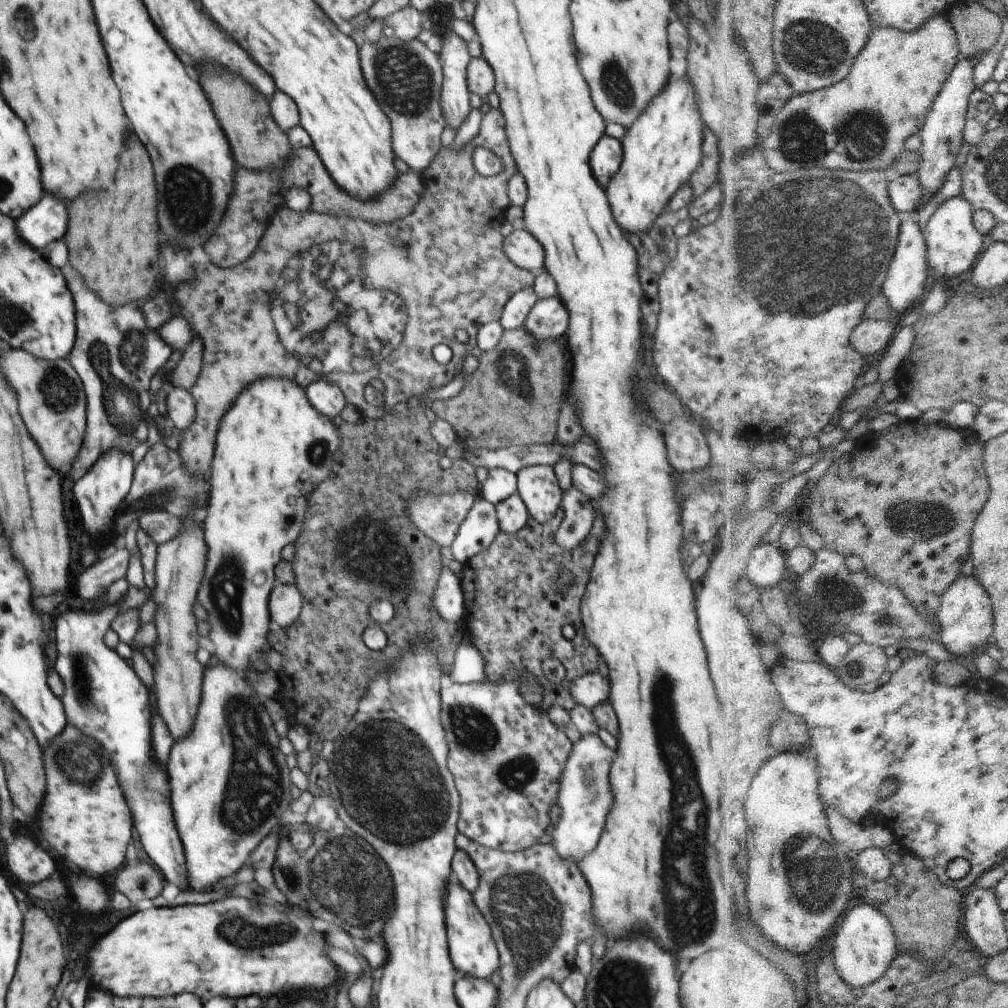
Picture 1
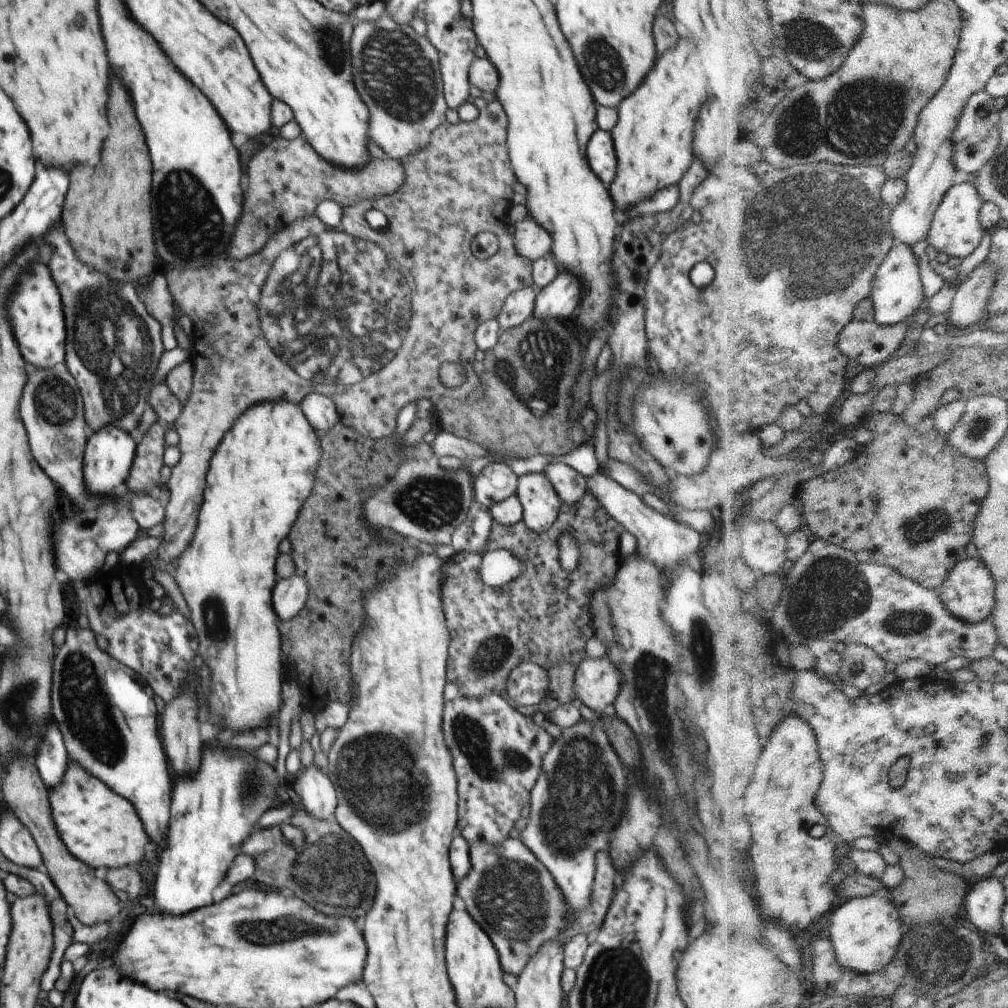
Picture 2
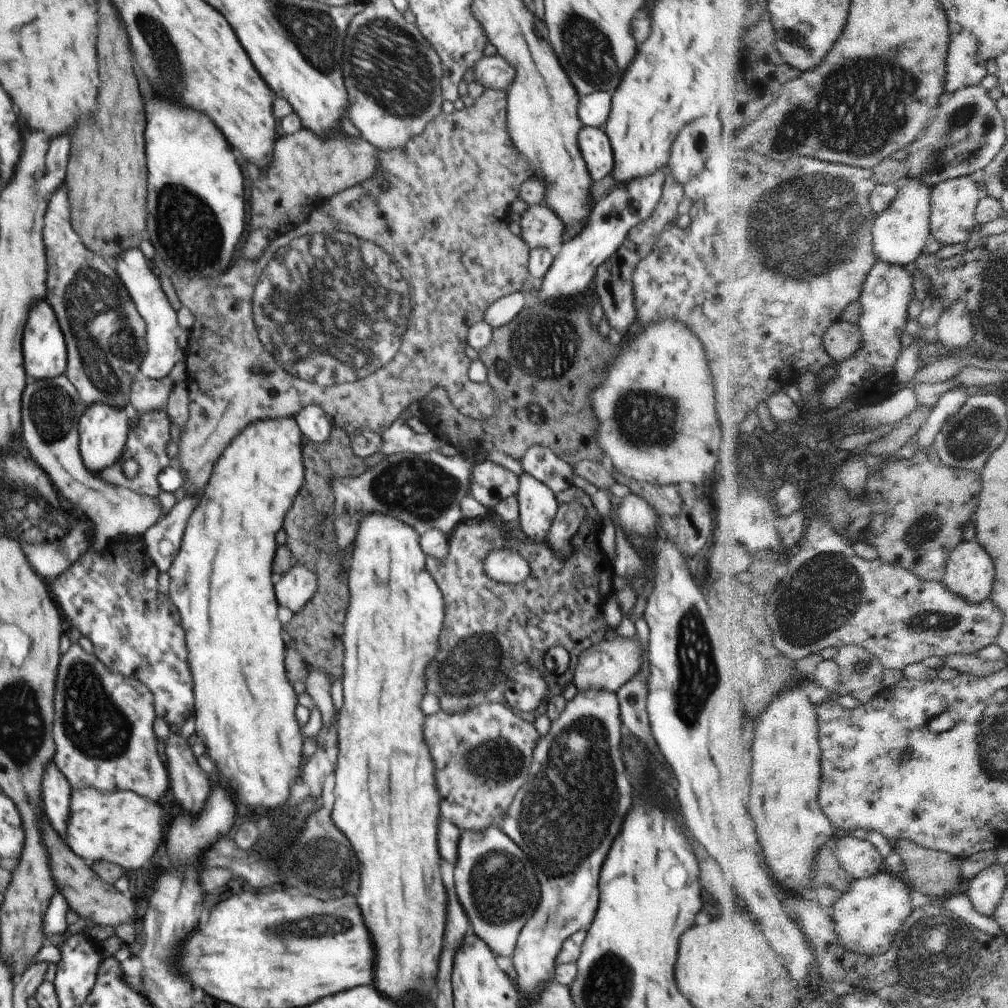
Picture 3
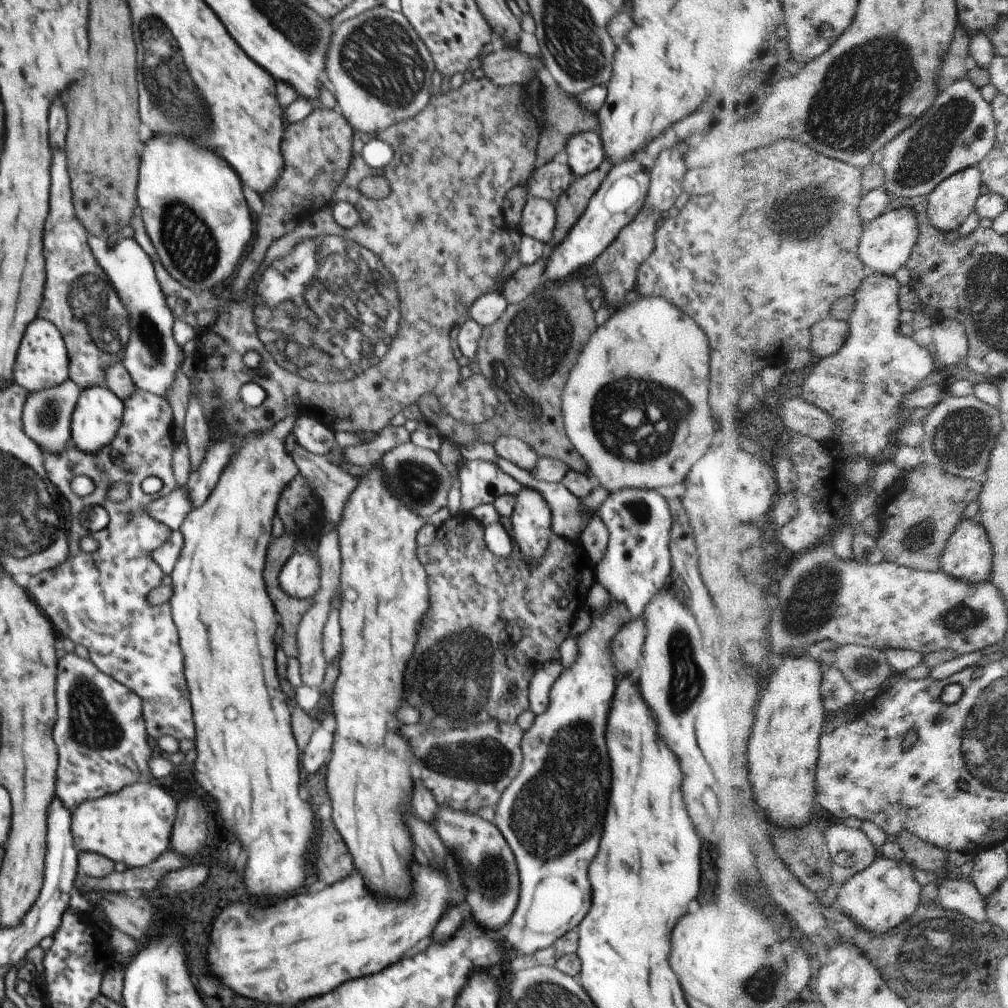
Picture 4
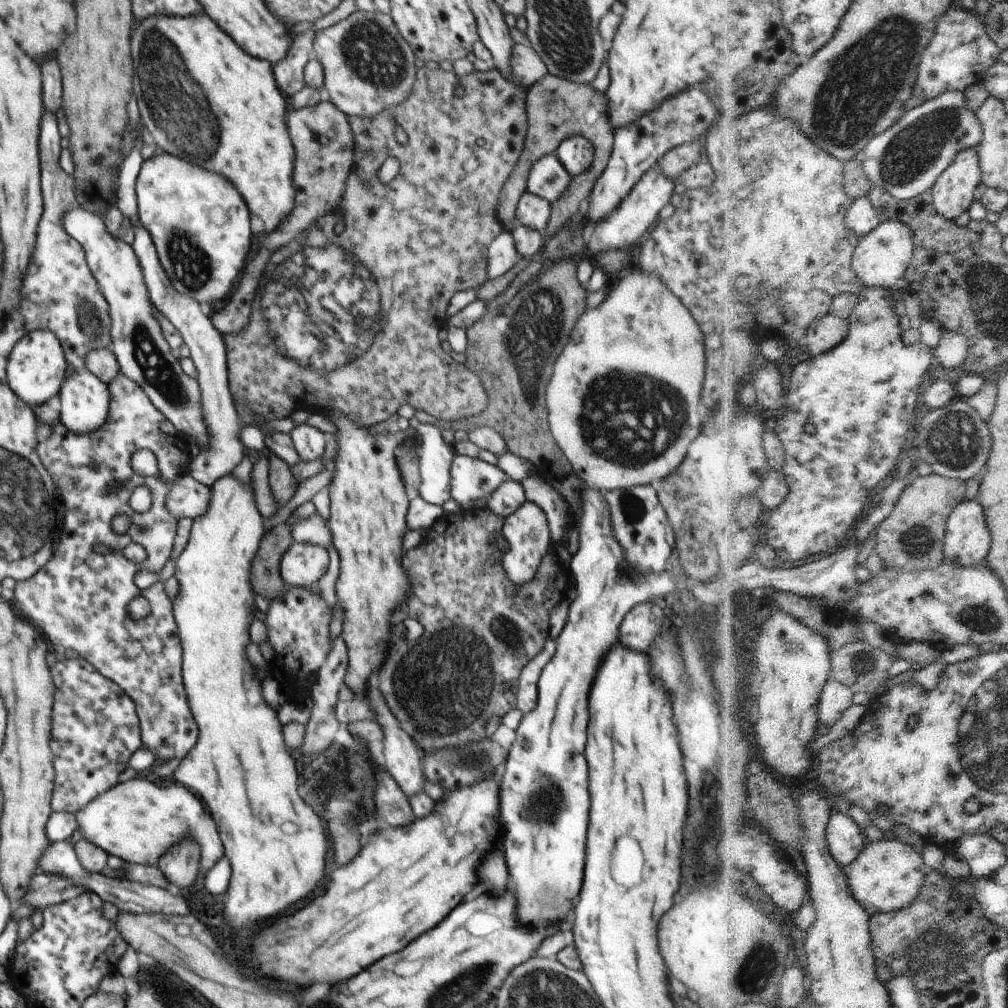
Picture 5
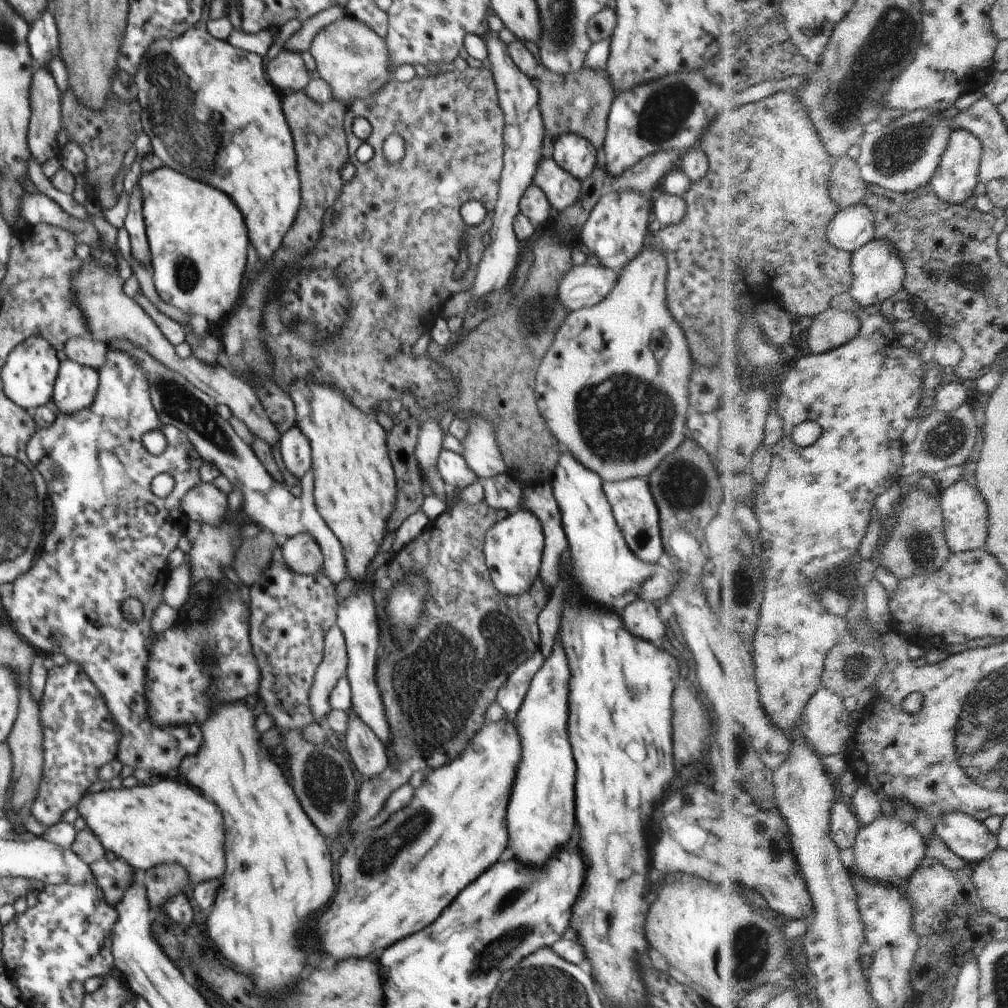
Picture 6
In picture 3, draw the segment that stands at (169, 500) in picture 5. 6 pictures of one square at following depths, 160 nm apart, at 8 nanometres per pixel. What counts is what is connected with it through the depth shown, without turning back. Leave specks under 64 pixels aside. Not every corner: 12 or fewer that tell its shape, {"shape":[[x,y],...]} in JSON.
{"shape":[[66,374],[28,378],[22,442],[96,527],[97,548],[143,535],[157,496],[81,460],[87,406]]}

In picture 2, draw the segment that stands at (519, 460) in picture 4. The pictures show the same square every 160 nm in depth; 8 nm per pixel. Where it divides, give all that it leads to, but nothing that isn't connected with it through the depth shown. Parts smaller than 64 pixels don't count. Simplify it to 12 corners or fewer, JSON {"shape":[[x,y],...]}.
{"shape":[[552,462],[544,474],[569,507],[588,492],[587,478]]}

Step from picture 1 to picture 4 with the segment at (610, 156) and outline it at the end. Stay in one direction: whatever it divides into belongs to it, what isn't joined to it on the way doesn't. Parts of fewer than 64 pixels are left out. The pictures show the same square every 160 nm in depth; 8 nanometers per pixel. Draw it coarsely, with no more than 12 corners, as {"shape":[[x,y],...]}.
{"shape":[[594,131],[573,134],[566,148],[578,178],[606,158]]}

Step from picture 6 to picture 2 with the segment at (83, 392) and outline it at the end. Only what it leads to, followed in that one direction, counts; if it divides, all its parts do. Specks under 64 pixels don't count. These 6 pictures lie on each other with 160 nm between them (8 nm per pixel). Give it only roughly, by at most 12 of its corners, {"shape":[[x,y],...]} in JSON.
{"shape":[[114,425],[90,436],[82,456],[95,497],[126,486],[137,445]]}

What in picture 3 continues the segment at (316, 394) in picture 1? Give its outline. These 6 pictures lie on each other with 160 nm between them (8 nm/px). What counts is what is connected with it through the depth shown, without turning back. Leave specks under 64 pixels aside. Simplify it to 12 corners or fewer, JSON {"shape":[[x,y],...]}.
{"shape":[[311,402],[294,417],[305,440],[321,443],[333,425]]}

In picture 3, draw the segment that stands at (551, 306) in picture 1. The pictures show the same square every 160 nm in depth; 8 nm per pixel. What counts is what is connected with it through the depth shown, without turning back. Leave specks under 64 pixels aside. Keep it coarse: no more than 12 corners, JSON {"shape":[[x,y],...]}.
{"shape":[[666,171],[616,183],[538,283],[584,294],[596,268],[651,217]]}

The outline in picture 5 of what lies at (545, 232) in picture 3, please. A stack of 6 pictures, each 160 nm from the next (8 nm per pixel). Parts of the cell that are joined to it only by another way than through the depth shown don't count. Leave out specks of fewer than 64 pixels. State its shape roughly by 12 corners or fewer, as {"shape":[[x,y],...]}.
{"shape":[[526,191],[517,204],[518,223],[542,234],[551,205]]}

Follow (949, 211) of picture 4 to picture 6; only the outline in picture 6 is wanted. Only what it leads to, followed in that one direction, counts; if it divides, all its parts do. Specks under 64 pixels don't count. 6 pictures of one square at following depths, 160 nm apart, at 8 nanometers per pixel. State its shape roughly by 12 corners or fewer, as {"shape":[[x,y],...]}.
{"shape":[[958,129],[931,185],[948,204],[970,200],[985,146]]}

